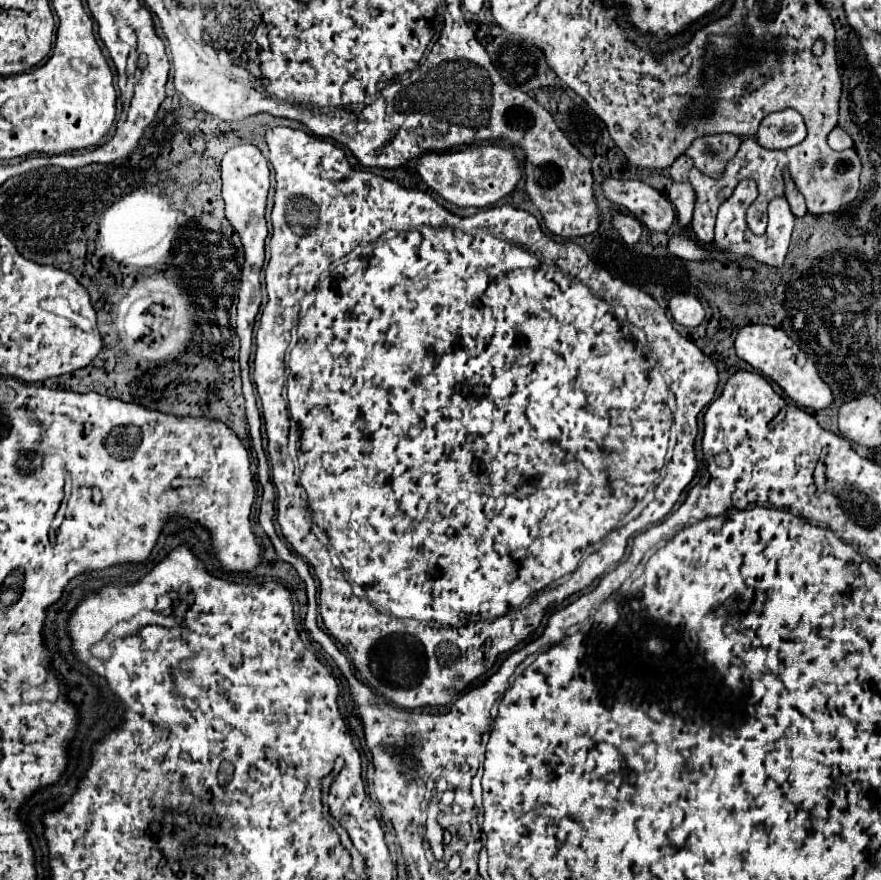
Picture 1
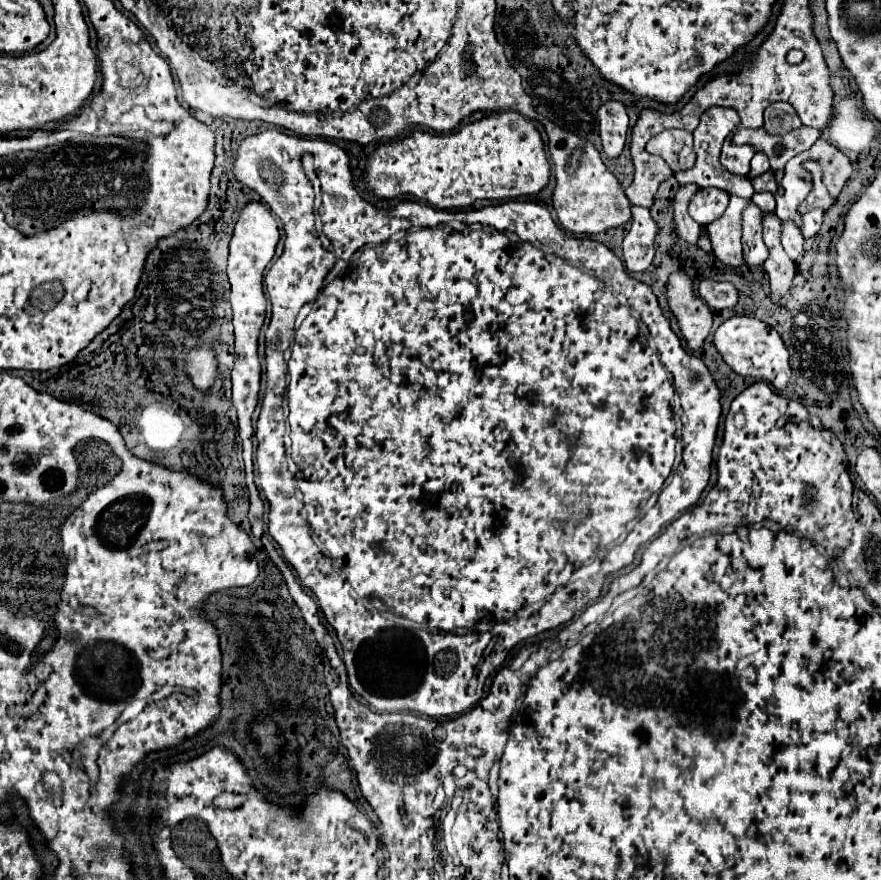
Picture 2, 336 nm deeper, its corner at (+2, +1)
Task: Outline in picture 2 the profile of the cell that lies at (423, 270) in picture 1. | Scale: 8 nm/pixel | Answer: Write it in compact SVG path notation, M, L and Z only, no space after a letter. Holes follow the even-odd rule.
M268 129L268 131L262 131L262 133L258 133L258 135L252 135L252 137L246 137L246 139L244 139L244 141L242 141L242 143L240 143L240 147L238 147L238 157L236 157L236 159L234 159L234 175L236 175L236 179L238 179L238 181L240 181L240 183L244 183L244 185L248 185L248 187L252 187L252 189L254 189L254 191L258 191L258 195L260 195L260 197L262 197L262 199L264 199L264 201L266 201L266 203L268 203L268 207L270 207L270 209L272 209L272 211L274 211L274 213L276 213L276 215L278 215L278 217L280 217L280 219L282 219L282 221L284 221L284 233L286 233L286 243L284 243L284 251L282 251L282 255L280 255L280 257L278 257L278 261L276 261L276 263L274 263L274 265L272 265L272 267L270 267L270 271L268 271L268 273L266 273L266 287L268 287L268 297L270 297L270 303L272 303L272 319L270 319L270 325L268 325L268 329L266 329L266 341L268 341L268 343L270 343L270 344L269 344L269 350L268 350L268 351L267 351L267 354L266 354L266 356L265 356L265 362L266 362L266 372L265 372L265 375L266 375L266 378L267 378L267 386L266 386L266 391L264 391L264 397L262 397L262 398L261 398L261 401L260 401L260 407L261 407L261 409L260 409L260 415L259 415L259 417L258 417L258 427L256 427L256 439L258 439L258 451L256 451L256 461L258 461L258 473L260 473L260 489L262 489L262 493L264 493L264 497L266 497L266 499L268 499L268 503L270 503L270 513L268 513L268 521L270 521L270 523L268 523L268 533L270 533L270 535L272 535L272 539L274 539L274 541L276 541L276 543L278 543L278 545L280 545L280 549L282 549L282 555L284 555L284 559L286 559L286 561L288 561L288 563L290 563L290 565L292 565L292 567L294 567L294 569L296 569L296 571L298 571L298 577L300 577L300 583L302 583L302 585L304 585L304 587L308 587L308 589L310 589L310 591L312 591L312 593L314 593L314 595L316 595L316 599L318 599L318 603L320 603L320 609L322 609L322 613L324 613L324 617L326 617L326 621L328 621L328 623L330 623L330 627L332 627L332 629L334 629L334 631L336 631L336 637L338 637L338 641L340 641L340 645L342 645L342 651L344 651L344 653L342 653L342 661L344 661L344 665L346 665L346 671L348 671L348 679L350 679L350 687L352 687L352 691L354 691L354 693L356 693L356 695L358 695L358 697L360 697L360 699L364 699L364 703L366 703L366 705L368 705L368 707L372 707L372 709L374 709L374 711L378 711L378 713L398 713L398 715L400 715L400 713L406 713L406 715L418 715L418 717L426 717L426 719L434 719L434 720L435 720L435 721L437 721L437 720L438 720L438 719L441 719L441 718L442 718L442 717L444 717L444 718L446 718L446 717L448 717L448 718L452 718L452 717L454 717L454 715L462 715L462 713L466 713L466 711L468 711L468 709L472 709L472 707L474 707L474 705L476 705L476 703L478 703L478 701L480 701L480 697L482 697L482 687L484 687L484 681L486 681L486 679L488 679L488 677L490 677L490 675L492 675L492 673L494 673L494 671L496 671L496 667L500 667L500 665L502 665L502 661L504 661L504 659L506 659L506 655L508 655L508 651L510 651L510 649L512 649L512 647L514 647L514 645L516 645L516 643L518 643L518 641L524 641L524 639L528 639L528 637L534 637L534 635L538 635L538 633L542 633L542 631L548 631L548 629L554 629L554 627L558 627L558 625L562 625L562 623L568 623L568 621L570 621L570 619L572 619L572 617L574 617L574 615L576 615L576 611L578 611L578 609L582 609L582 607L584 607L584 606L586 606L586 605L587 605L587 604L588 604L588 603L589 603L589 602L592 602L592 601L594 601L594 600L596 600L596 599L597 599L597 598L599 598L599 596L600 596L600 587L603 587L603 584L604 584L604 577L606 577L606 575L608 575L608 573L614 573L614 569L616 569L616 571L618 571L618 569L622 569L622 567L626 567L626 565L628 565L628 563L632 563L632 559L634 559L634 551L636 551L636 549L638 549L638 545L642 545L642 543L646 543L646 541L648 541L648 539L652 539L652 537L654 537L654 535L658 535L658 533L660 533L660 529L662 529L662 527L664 527L664 525L668 525L668 523L670 523L670 521L672 521L672 519L676 519L676 517L678 517L678 515L680 515L680 513L682 513L682 511L686 511L686 509L688 509L688 507L692 507L692 505L696 505L696 503L698 503L698 499L700 499L700 495L702 495L702 491L704 491L704 489L706 489L706 485L708 485L708 479L710 479L710 463L712 463L712 447L714 447L714 441L716 441L716 429L718 429L718 421L720 421L720 391L718 391L718 387L716 387L716 381L714 381L714 379L712 379L712 373L710 373L710 371L708 371L708 369L706 369L706 365L704 365L704 361L702 361L702 359L700 359L700 355L694 355L694 353L688 353L688 351L686 351L686 349L684 349L684 347L682 347L682 341L680 341L680 339L678 339L678 337L676 337L676 333L674 333L674 331L672 331L672 329L670 329L670 323L668 323L668 321L666 321L666 317L664 317L664 315L662 315L662 311L660 311L660 305L658 305L658 299L656 299L656 295L654 295L654 293L652 293L652 289L650 289L650 287L648 287L648 285L646 285L646 283L642 283L642 281L638 281L638 279L634 279L634 277L630 277L630 275L628 275L628 273L626 273L626 271L624 271L624 265L622 265L622 261L620 261L620 259L618 259L618 257L616 257L616 255L614 255L614 253L612 253L612 251L610 251L610 249L608 249L608 247L606 247L606 245L602 245L602 243L598 243L598 241L594 241L594 239L588 239L588 237L578 237L578 239L576 239L576 237L574 237L574 235L570 235L570 233L566 233L566 231L564 231L564 229L560 229L560 227L558 227L558 225L556 225L556 223L554 223L554 219L552 219L552 215L550 215L550 213L548 213L548 209L546 209L546 207L542 207L542 205L538 205L538 203L532 203L532 201L506 201L506 203L500 203L500 205L488 205L488 207L482 207L482 209L472 209L472 211L442 211L442 209L434 209L434 207L430 207L430 205L420 205L420 203L416 203L416 201L400 201L400 203L396 203L396 205L394 205L394 207L388 207L388 209L380 209L380 207L376 207L376 205L372 205L372 203L370 203L370 201L366 201L366 199L364 199L364 197L362 197L362 195L360 195L360 191L358 191L358 187L356 187L356 183L354 183L354 177L352 177L352 167L350 167L350 159L348 159L348 155L346 155L346 151L344 151L344 149L340 149L340 147L338 147L338 145L336 145L336 143L330 143L330 141L324 141L324 139L306 139L306 137L296 137L296 135L286 135L286 133L282 133L282 131L278 131L278 129ZM316 221L320 221L320 227L316 227ZM360 245L368 245L368 247L364 247L364 249L360 249ZM358 249L360 249L360 251L358 251ZM354 251L358 251L358 253L356 253L356 255L354 255ZM352 255L354 255L354 257L352 257ZM350 257L352 257L352 259L350 259ZM338 259L344 259L344 261L348 261L348 259L350 259L350 261L348 261L348 267L346 267L346 269L344 269L344 271L340 271L340 273L338 273L338 275L336 275L336 279L332 279L332 281L330 281L330 283L328 283L328 285L326 285L326 287L324 287L324 289L322 289L322 291L320 291L320 293L318 293L318 283L322 283L322 279L324 279L324 277L326 277L326 273L328 273L328 271L330 271L330 269L332 269L332 265L334 265L334 263L336 263L336 261L338 261ZM578 259L580 259L580 263L578 263ZM316 293L318 293L318 297L316 297L316 301L314 301L314 305L312 305L312 311L310 311L310 313L308 313L308 315L306 315L306 319L304 319L304 321L302 321L302 325L300 325L300 327L298 327L298 329L296 329L296 335L294 335L294 329L295 329L295 328L294 328L294 321L296 321L296 317L298 317L298 313L300 313L300 309L302 309L302 307L303 307L303 306L304 306L304 303L308 303L308 301L312 301L312 299L314 299L314 295L316 295ZM644 327L646 327L646 329L644 329ZM352 329L354 329L354 331L352 331ZM292 337L294 337L294 347L292 347L292 357L290 357L290 359L288 359L288 362L286 362L286 361L285 361L285 360L284 360L284 358L283 358L283 353L282 353L282 352L284 352L284 351L285 351L285 350L286 350L286 347L288 347L288 345L290 345L290 343L292 343ZM274 345L276 345L276 346L274 346ZM271 348L272 348L272 349L271 349ZM284 378L286 378L286 379L284 379ZM285 389L286 389L286 390L285 390ZM282 399L283 399L283 404L282 404ZM282 410L283 410L283 415L284 415L284 417L285 417L285 419L286 419L286 421L284 421L284 417L282 417ZM286 423L287 423L287 424L289 424L289 425L287 425L287 432L286 432ZM678 425L680 425L680 443L682 443L682 458L680 458L680 460L681 460L681 461L676 461L676 465L674 465L674 457L676 457L676 441L678 441L678 437L676 437L676 431L678 431ZM284 433L286 433L286 434L285 434L285 436L284 436ZM683 449L684 449L684 451L683 451ZM310 457L312 457L312 459L310 459ZM679 464L680 464L680 465L679 465ZM672 465L674 465L674 467L676 467L676 469L674 469L674 471L675 471L675 470L676 470L676 473L674 473L674 475L672 475L672 481L670 481L670 483L668 483L668 485L664 485L664 481L666 481L666 479L668 479L668 475L670 475L670 471L672 471ZM706 465L708 465L708 469L706 469ZM662 485L664 485L664 493L660 493L660 491L659 491L659 492L656 492L656 491L658 491L658 489L660 489L660 487L662 487ZM653 493L658 493L658 497L660 497L660 501L658 501L658 503L656 503L656 505L654 505L654 507L652 507L652 508L650 508L650 509L649 509L649 510L650 510L650 511L649 511L649 510L647 510L647 511L644 511L644 509L643 509L643 508L644 508L644 506L645 506L645 505L646 505L646 502L647 502L647 501L648 501L648 499L650 499L650 495L652 495L652 494L653 494ZM659 494L660 494L660 495L659 495ZM647 512L648 512L648 513L647 513ZM639 520L640 520L640 521L639 521ZM620 537L622 537L622 538L624 538L624 539L623 539L623 541L621 541L621 543L620 543L620 544L619 544L619 538L620 538ZM608 546L611 546L611 548L610 548L610 549L608 549ZM613 548L614 548L614 549L613 549ZM610 550L612 550L612 551L610 551ZM601 554L602 554L602 555L601 555ZM605 556L606 556L606 557L605 557ZM595 560L599 560L599 561L600 561L600 570L599 570L599 571L598 571L598 572L597 572L597 573L595 573L595 574L593 574L593 575L590 575L590 576L593 576L593 577L589 577L589 576L588 576L588 577L579 577L579 569L580 569L580 567L584 567L584 566L588 566L588 565L590 565L590 564L591 564L591 563L592 563L592 561L595 561ZM572 573L574 573L574 574L573 574L573 575L572 575ZM570 577L572 577L572 578L571 578L571 579L570 579ZM570 580L571 580L571 581L570 581ZM568 581L569 581L569 582L568 582ZM566 583L568 583L568 584L566 584ZM560 585L562 585L562 587L560 587ZM564 585L565 585L565 586L564 586ZM558 587L560 587L560 589L558 589ZM554 591L556 591L556 593L554 593ZM544 597L546 597L546 601L544 601ZM540 601L544 601L544 603L540 603ZM538 603L540 603L540 605L538 605ZM548 603L554 603L554 605L548 605ZM536 605L538 605L538 609L536 609ZM530 609L532 609L532 615L528 615L528 613L530 613ZM514 625L516 625L516 627L514 627ZM534 625L536 625L536 629L534 629ZM540 625L542 625L542 631L540 631ZM544 625L546 625L546 629L544 629ZM456 631L470 631L470 635L464 635L464 633L456 633ZM380 633L398 633L398 635L380 635ZM396 673L398 673L398 675L396 675ZM402 673L404 673L404 675L402 675ZM472 681L476 681L476 689L474 689L474 693L468 693L468 687L470 687L470 683L472 683Z

